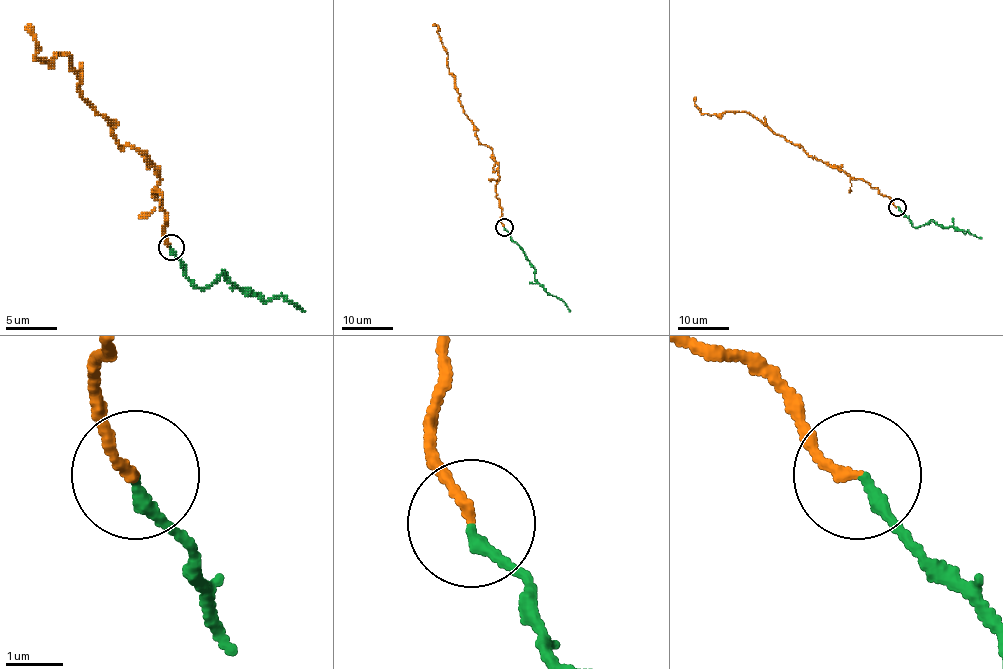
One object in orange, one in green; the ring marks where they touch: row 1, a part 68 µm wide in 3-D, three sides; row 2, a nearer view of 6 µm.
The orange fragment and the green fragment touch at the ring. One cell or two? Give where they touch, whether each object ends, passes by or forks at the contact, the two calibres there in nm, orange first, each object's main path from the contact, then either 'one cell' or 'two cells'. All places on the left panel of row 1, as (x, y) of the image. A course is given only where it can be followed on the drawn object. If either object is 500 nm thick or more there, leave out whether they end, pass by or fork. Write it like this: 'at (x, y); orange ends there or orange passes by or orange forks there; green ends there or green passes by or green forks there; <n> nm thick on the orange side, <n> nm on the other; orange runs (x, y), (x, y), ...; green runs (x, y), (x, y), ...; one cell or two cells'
at (171, 247); orange ends there; green ends there; 150 nm thick on the orange side, 200 nm on the other; orange runs (170, 246), (155, 197), (160, 169), (118, 143), (82, 96), (67, 55), (36, 58), (28, 24); green runs (170, 246), (196, 288), (206, 288), (222, 275), (232, 288), (248, 288), (266, 301), (284, 295), (304, 311); one cell

